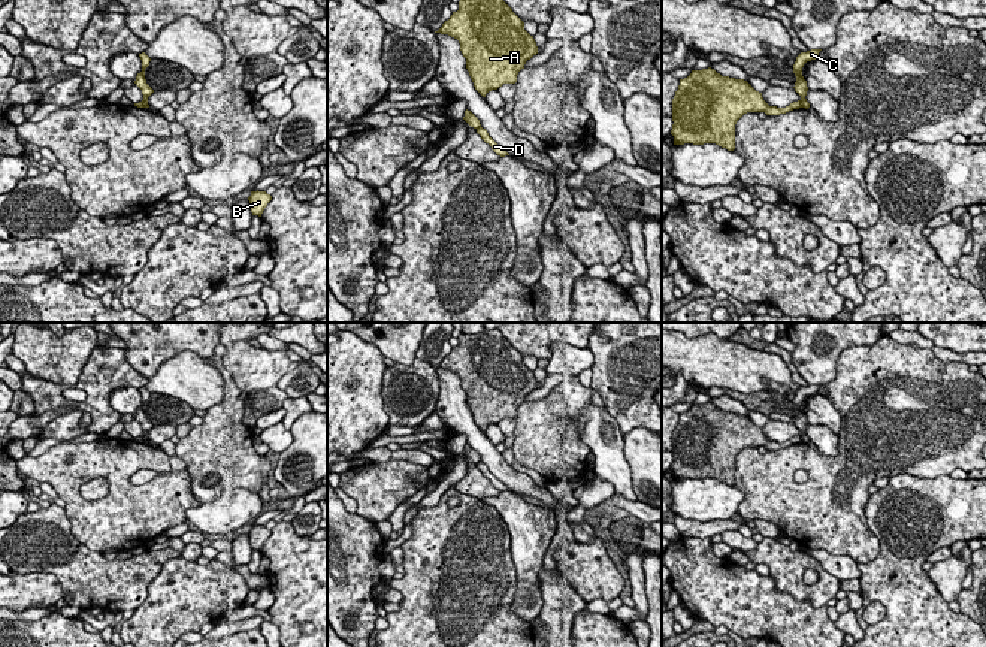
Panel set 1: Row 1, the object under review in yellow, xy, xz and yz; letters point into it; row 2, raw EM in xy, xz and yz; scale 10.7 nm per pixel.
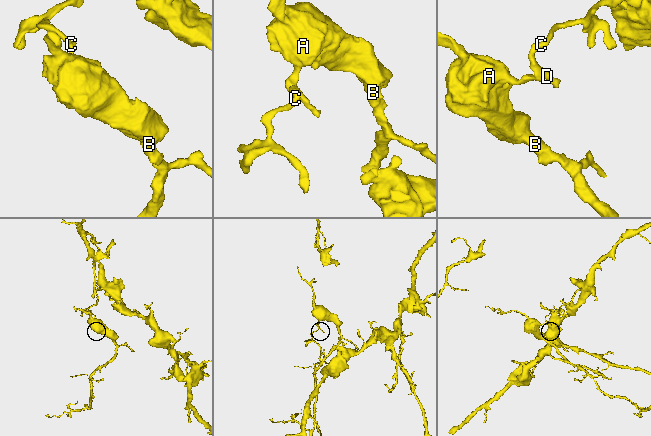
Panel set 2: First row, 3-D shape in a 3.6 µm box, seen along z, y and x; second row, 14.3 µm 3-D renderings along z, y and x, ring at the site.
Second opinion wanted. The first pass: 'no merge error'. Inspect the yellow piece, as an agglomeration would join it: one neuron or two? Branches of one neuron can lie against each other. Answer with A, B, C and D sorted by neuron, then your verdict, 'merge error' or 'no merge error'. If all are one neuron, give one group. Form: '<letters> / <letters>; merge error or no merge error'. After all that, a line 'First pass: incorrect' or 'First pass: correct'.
A B / C D; merge error
First pass: incorrect

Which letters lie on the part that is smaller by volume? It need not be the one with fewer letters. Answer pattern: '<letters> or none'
A, B

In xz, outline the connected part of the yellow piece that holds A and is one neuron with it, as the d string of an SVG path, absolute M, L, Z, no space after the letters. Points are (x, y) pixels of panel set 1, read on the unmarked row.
M486 330L477 335L462 333L459 345L453 347L450 354L435 368L448 369L459 375L469 411L483 432L503 418L515 418L526 396L538 388L533 371L524 365L524 357L499 330Z

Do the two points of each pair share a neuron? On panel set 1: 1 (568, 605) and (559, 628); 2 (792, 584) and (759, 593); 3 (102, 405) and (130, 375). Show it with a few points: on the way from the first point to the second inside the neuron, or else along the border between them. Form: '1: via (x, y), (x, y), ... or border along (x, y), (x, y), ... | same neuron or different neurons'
1: via (562, 611), (559, 622) | same neuron
2: border along (770, 576), (780, 590), (810, 602) | different neurons
3: via (102, 395), (120, 375) | same neuron

